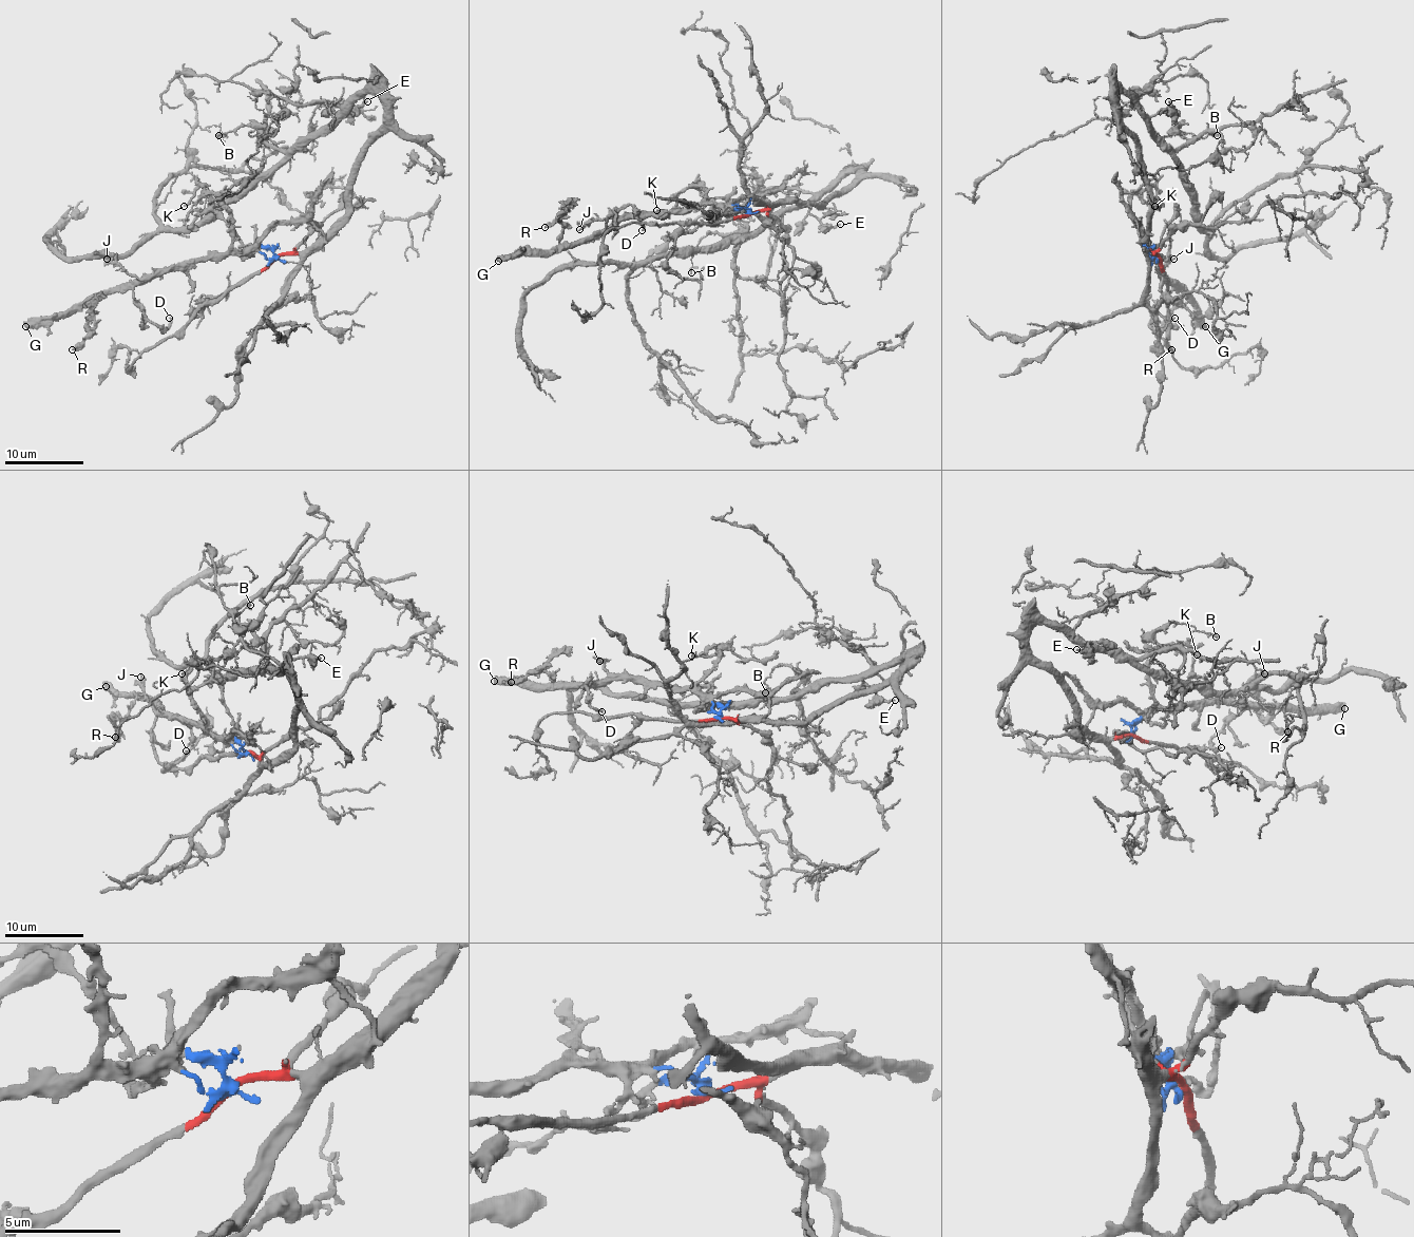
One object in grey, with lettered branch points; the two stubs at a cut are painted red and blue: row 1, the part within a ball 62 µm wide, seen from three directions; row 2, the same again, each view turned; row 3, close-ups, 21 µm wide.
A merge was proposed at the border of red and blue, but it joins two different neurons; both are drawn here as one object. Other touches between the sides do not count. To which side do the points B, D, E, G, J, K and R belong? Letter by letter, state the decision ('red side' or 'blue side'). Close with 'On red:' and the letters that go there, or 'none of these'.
B: red side
D: blue side
E: red side
G: blue side
J: blue side
K: blue side
R: blue side
On red: B, E

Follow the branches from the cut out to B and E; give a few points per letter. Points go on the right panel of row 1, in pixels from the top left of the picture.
B: (1159, 258), (1148, 250), (1141, 144), (1121, 122), (1116, 95), (1172, 150), (1186, 141), (1178, 128), (1218, 136)
E: (1159, 258), (1148, 250), (1148, 179), (1141, 144), (1121, 122), (1116, 95), (1127, 93), (1150, 116), (1168, 100)

